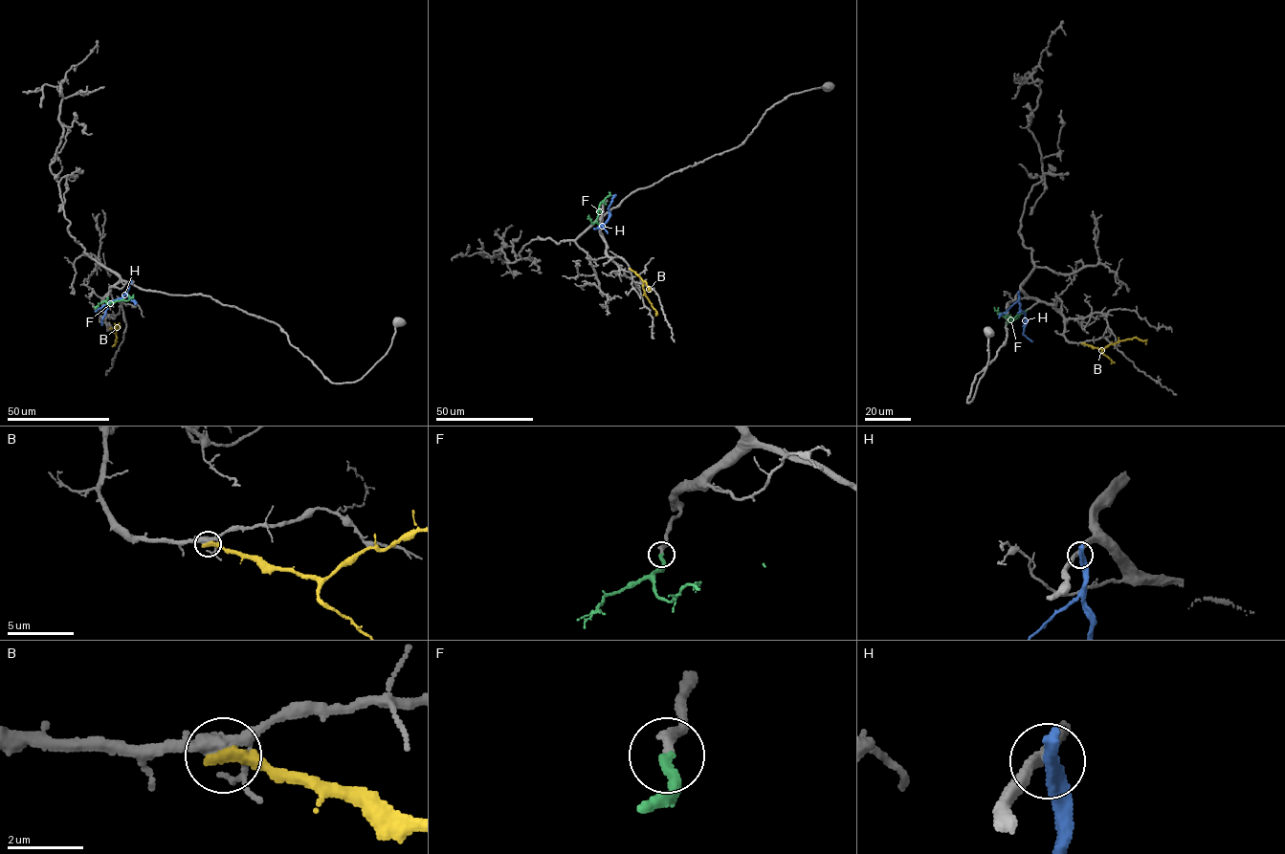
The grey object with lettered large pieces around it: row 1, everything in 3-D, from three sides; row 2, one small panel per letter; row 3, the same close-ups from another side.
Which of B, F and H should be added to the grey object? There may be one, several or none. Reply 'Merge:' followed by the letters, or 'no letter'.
Merge: F

